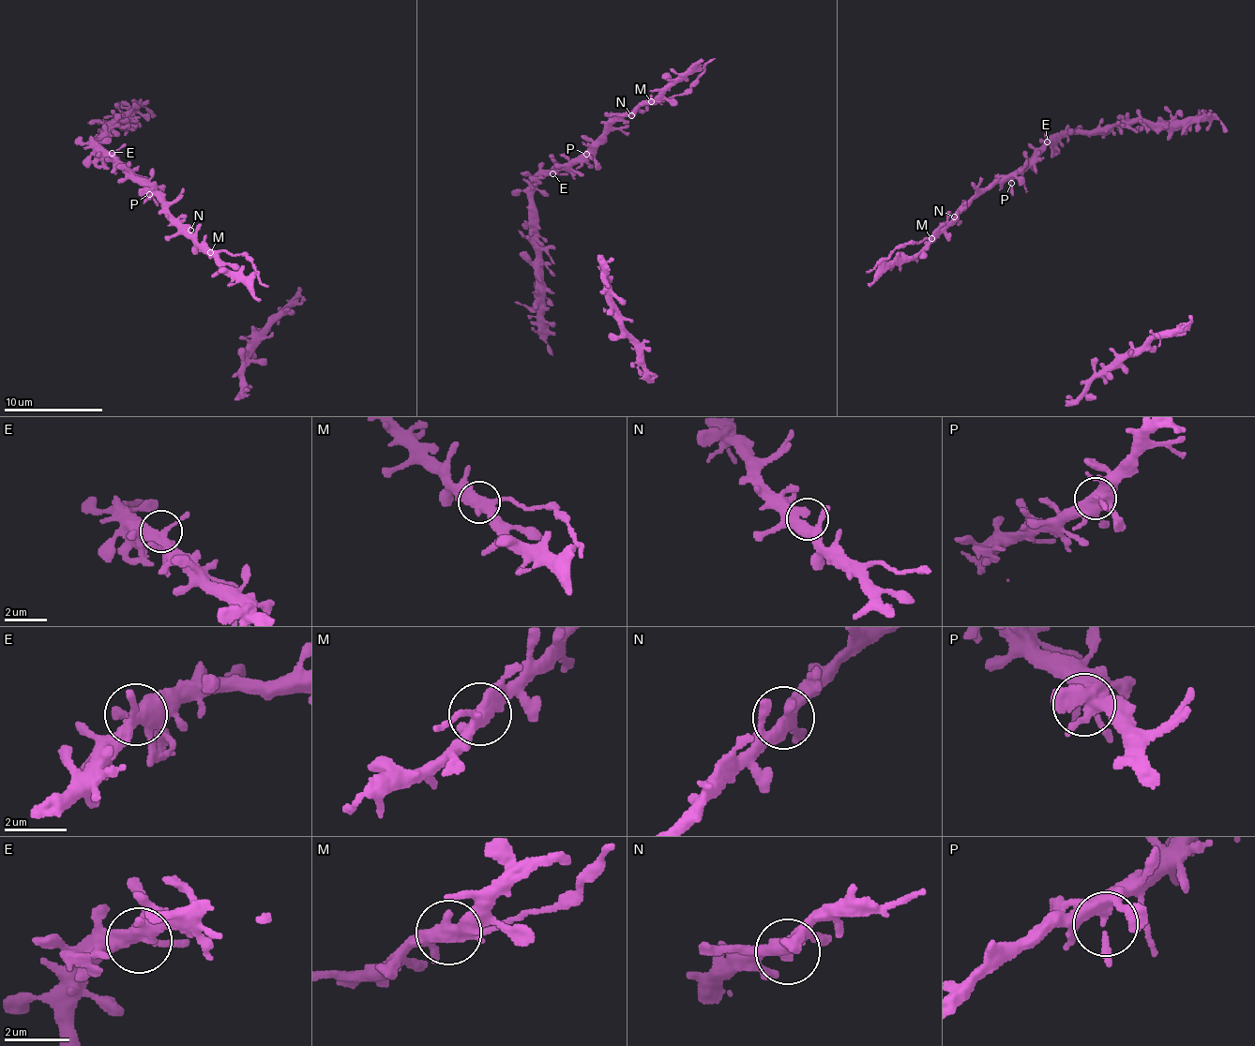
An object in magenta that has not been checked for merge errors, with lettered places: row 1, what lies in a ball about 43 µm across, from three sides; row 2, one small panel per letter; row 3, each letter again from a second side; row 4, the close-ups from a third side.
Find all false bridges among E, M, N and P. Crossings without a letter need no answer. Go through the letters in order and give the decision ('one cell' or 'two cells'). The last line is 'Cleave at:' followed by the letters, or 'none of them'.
E: one cell
M: two cells
N: one cell
P: one cell
Cleave at: M

